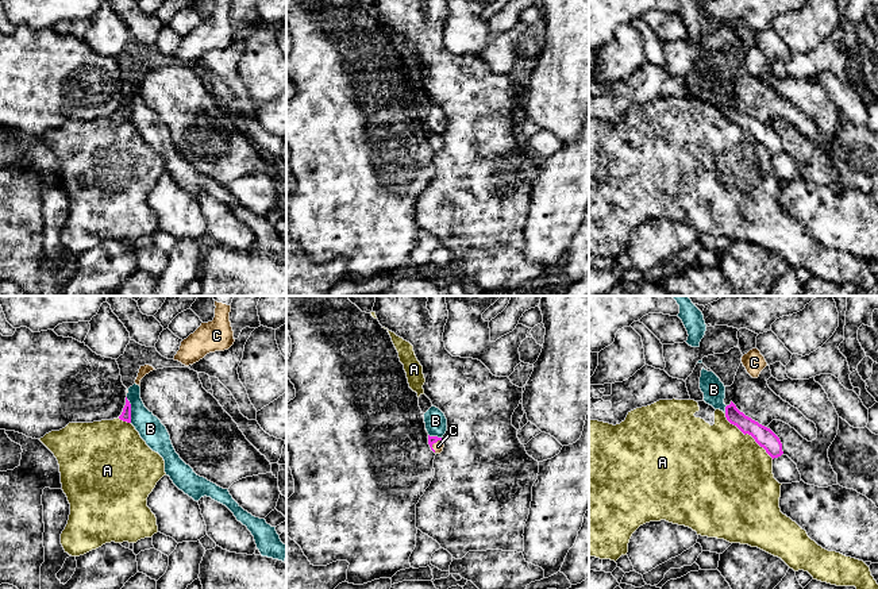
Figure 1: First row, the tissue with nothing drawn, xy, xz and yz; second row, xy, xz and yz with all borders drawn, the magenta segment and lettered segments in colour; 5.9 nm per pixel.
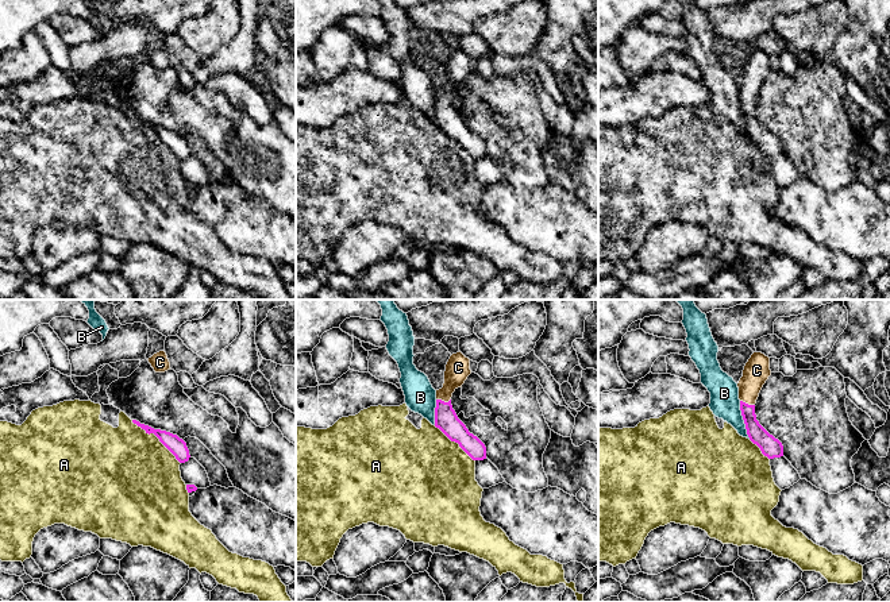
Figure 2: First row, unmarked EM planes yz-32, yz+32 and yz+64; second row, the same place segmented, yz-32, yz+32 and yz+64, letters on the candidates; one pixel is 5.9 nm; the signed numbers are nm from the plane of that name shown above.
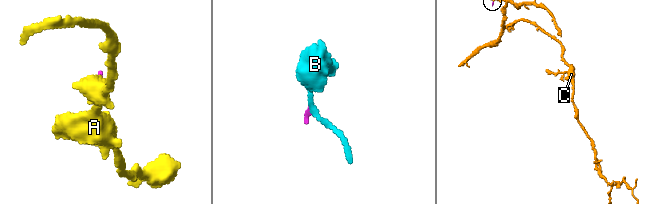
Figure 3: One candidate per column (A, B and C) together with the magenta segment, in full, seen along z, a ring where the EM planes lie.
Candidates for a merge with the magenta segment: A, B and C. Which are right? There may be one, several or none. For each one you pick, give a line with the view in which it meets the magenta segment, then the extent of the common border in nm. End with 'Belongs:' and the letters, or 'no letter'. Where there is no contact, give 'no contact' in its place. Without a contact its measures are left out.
C: xz | 90 nm
Belongs: C

